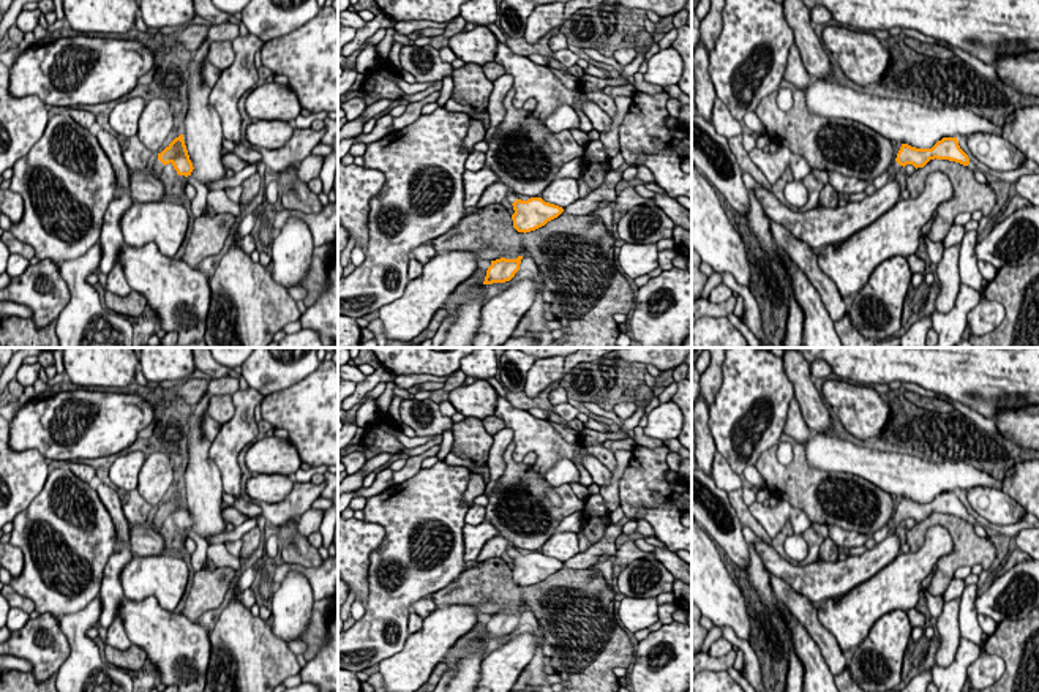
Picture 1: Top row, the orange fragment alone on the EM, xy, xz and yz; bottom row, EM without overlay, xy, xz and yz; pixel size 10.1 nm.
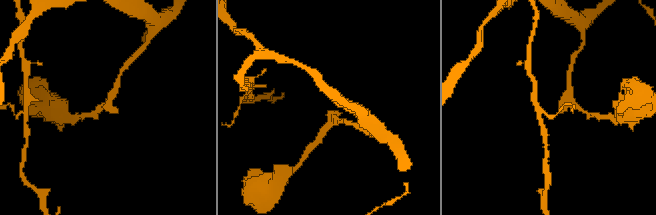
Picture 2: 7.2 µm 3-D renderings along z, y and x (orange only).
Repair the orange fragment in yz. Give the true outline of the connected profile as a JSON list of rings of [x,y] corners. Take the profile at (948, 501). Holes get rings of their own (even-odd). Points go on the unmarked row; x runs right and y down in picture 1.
[[[943,491],[932,502],[916,502],[902,498],[895,515],[889,520],[889,532],[892,534],[898,523],[913,518],[916,523],[924,521],[930,513],[949,513],[963,520],[970,518],[968,509],[960,502],[957,491]]]

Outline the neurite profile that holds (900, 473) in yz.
[[[812,433],[802,447],[810,468],[859,476],[916,502],[932,502],[943,491],[1003,488],[1001,480],[962,461],[932,463],[908,450],[859,446],[834,434]]]

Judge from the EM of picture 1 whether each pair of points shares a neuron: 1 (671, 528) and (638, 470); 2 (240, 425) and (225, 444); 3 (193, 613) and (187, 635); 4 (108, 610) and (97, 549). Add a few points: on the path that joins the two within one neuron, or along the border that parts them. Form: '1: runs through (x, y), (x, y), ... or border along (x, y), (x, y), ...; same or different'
1: runs through (663, 514), (663, 509), (643, 488), (643, 484); same
2: runs through (239, 430), (229, 440); same
3: border along (180, 613), (191, 621), (199, 621); different
4: border along (116, 542), (106, 563), (98, 594); different

